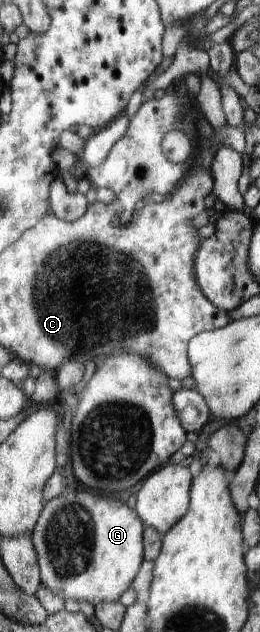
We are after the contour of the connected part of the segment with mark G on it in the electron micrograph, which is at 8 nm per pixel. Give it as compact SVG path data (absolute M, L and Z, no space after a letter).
M86 489L68 491L60 497L46 501L37 524L31 533L38 566L42 574L42 587L60 599L76 599L93 606L104 602L118 602L120 595L134 583L146 557L142 557L143 522L137 513L120 503L116 497L98 497Z

